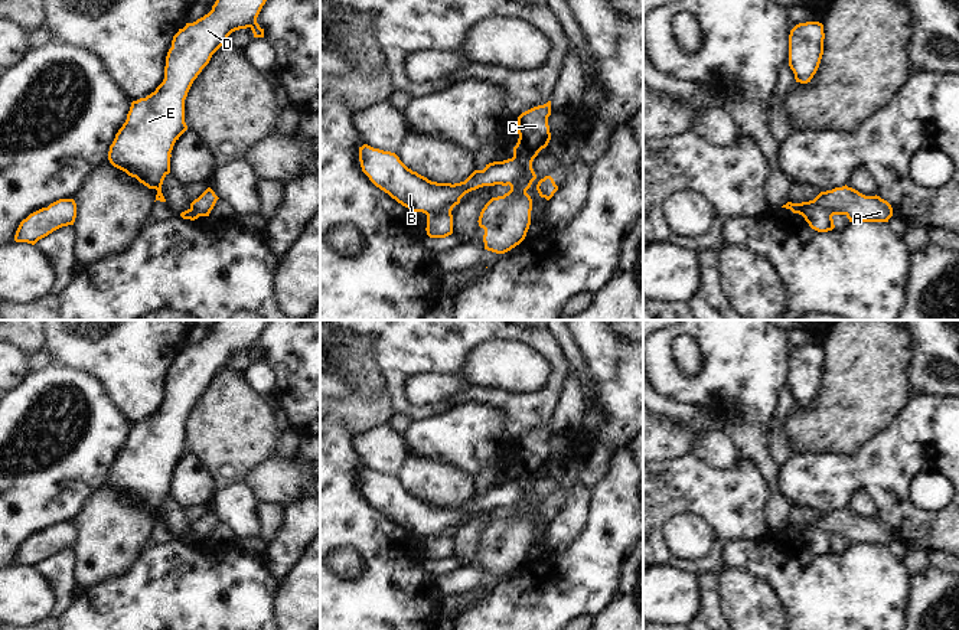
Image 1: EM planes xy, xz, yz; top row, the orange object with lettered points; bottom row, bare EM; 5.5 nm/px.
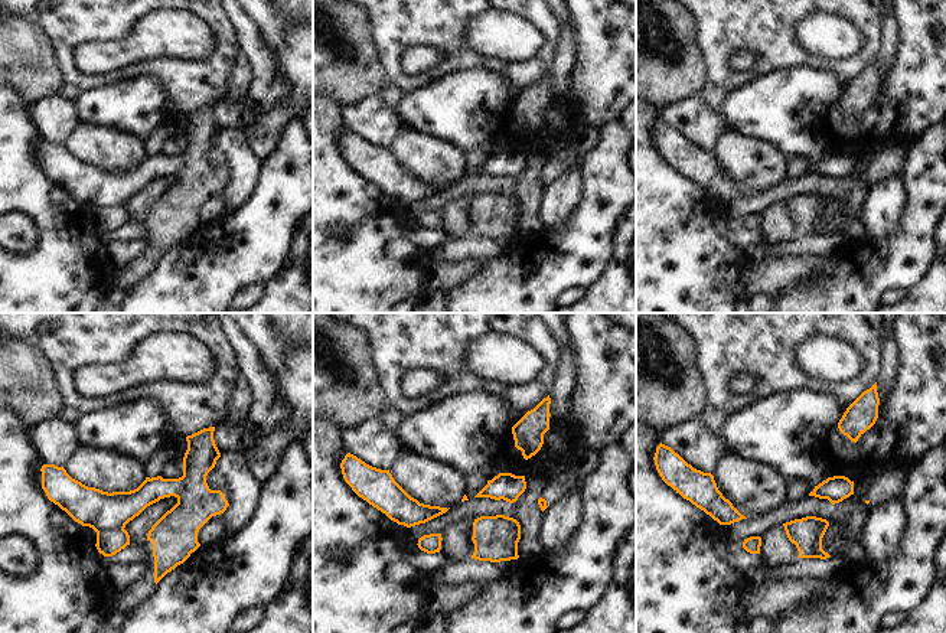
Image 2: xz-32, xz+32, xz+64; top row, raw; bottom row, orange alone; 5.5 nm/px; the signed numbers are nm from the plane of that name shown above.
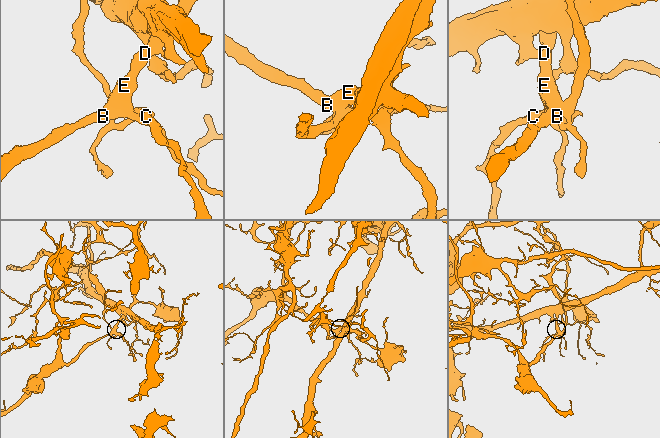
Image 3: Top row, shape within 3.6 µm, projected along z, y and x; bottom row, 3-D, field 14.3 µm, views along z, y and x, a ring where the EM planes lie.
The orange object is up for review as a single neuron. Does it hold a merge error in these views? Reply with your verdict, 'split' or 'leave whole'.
split

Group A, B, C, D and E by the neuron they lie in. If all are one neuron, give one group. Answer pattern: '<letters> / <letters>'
A C / B D E

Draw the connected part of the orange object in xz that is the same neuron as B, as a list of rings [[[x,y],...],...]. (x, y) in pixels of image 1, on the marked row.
[[[368,144],[359,147],[359,161],[362,172],[376,187],[411,212],[425,215],[451,212],[466,193],[483,186],[508,186],[522,174],[518,159],[512,157],[474,170],[464,182],[437,183],[408,169],[395,153]]]

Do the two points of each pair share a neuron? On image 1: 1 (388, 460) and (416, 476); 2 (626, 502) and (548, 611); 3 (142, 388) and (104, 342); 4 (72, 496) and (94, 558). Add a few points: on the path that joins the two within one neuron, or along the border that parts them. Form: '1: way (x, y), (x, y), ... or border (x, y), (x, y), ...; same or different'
1: border (410, 454), (394, 475); different
2: way (615, 529), (590, 568), (574, 584); same
3: way (134, 376), (133, 371), (116, 353); same
4: border (98, 487), (72, 521); different

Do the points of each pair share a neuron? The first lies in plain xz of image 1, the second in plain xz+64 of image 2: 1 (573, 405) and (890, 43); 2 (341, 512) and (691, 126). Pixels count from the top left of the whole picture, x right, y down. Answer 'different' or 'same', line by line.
1: same
2: different

